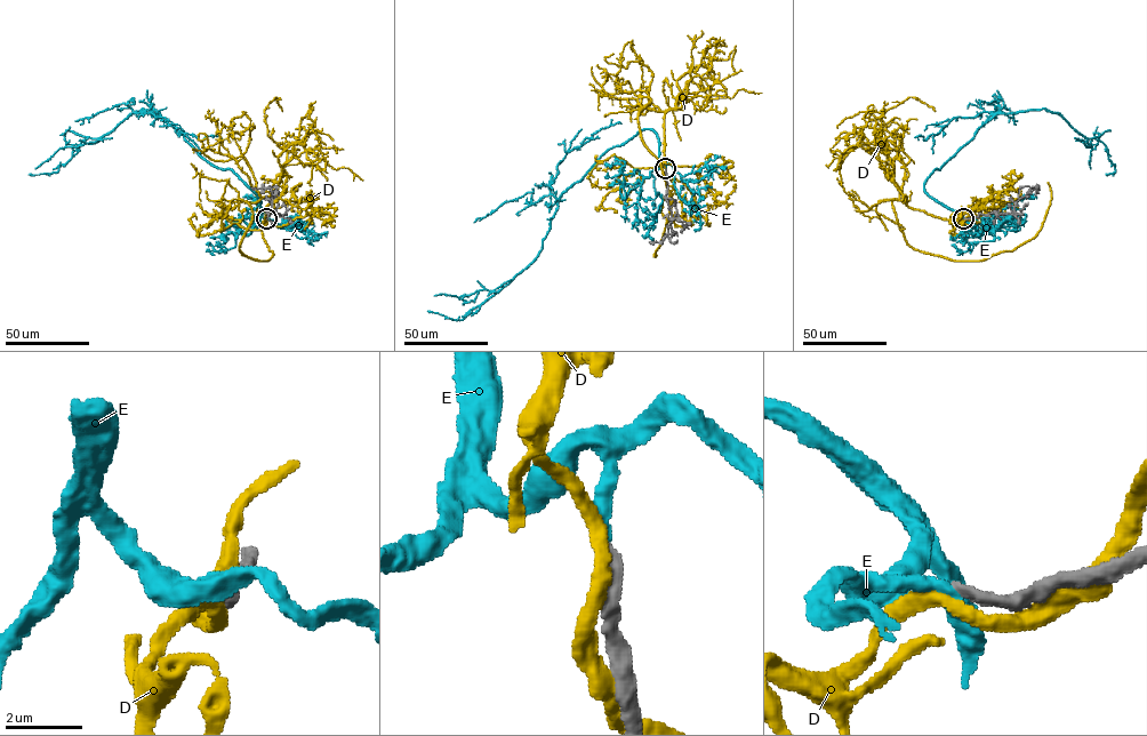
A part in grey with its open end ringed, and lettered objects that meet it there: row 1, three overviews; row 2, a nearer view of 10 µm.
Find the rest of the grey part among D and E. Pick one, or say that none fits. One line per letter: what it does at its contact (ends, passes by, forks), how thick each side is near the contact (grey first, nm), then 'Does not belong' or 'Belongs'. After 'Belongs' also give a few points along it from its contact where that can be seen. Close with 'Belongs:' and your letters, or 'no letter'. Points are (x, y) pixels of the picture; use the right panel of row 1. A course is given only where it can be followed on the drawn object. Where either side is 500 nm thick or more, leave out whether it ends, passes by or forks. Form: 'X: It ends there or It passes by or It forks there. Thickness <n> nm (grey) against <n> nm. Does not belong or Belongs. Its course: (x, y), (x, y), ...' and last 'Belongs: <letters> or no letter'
D: It passes by. Thickness 360 nm (grey) against 360 nm. Does not belong
E: It ends there. Thickness 340 nm (grey) against 360 nm. Belongs. Its course: (964, 218), (930, 197), (924, 183), (999, 113), (1058, 112), (1079, 133), (1104, 144), (1115, 167), (1105, 175)
Belongs: E

